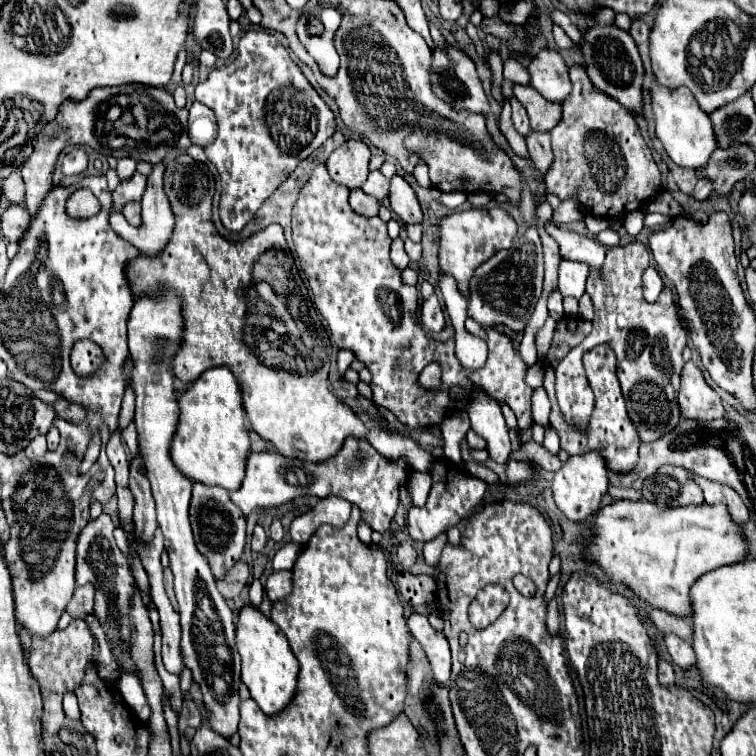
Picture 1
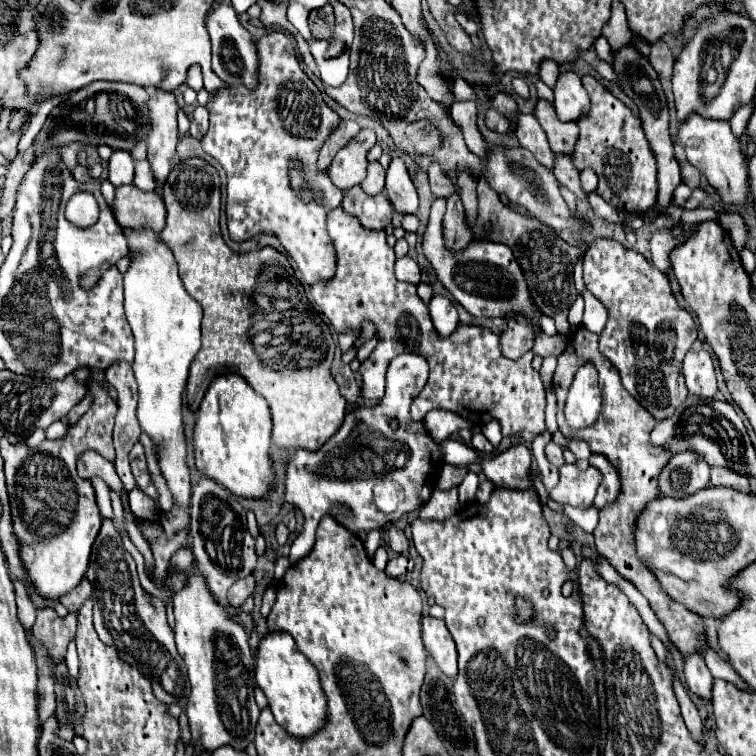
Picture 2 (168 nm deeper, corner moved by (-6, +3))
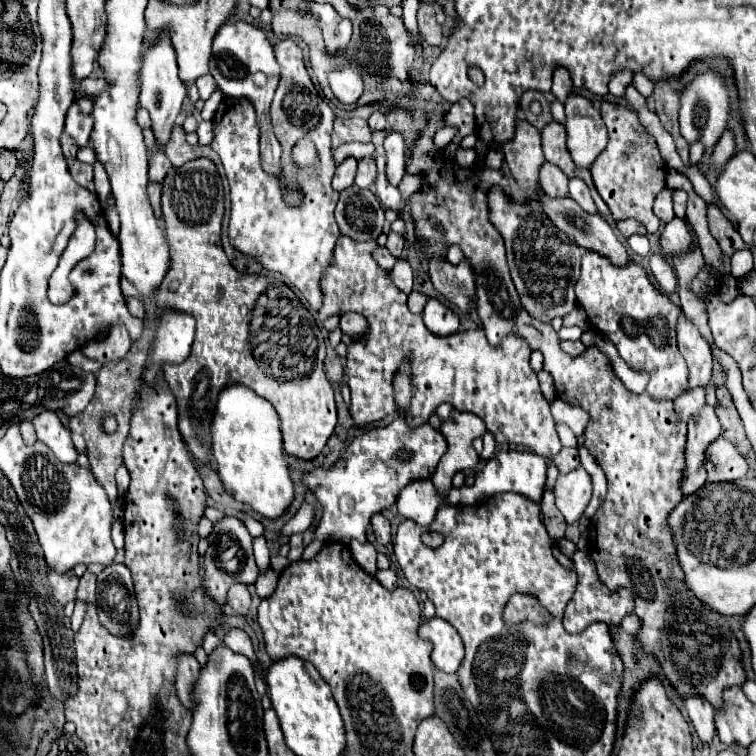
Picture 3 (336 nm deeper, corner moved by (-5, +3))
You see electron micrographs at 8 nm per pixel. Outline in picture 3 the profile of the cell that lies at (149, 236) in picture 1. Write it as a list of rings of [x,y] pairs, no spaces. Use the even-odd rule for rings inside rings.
[[[163,30],[159,32],[159,36],[155,38],[153,46],[143,54],[143,70],[141,70],[141,96],[139,96],[139,104],[143,108],[149,110],[151,120],[153,120],[153,132],[155,132],[155,140],[161,148],[165,148],[165,144],[169,142],[171,136],[171,128],[175,118],[181,112],[183,100],[187,96],[185,84],[181,82],[179,74],[177,74],[177,62],[175,62],[175,50],[173,44],[169,42],[169,32]]]

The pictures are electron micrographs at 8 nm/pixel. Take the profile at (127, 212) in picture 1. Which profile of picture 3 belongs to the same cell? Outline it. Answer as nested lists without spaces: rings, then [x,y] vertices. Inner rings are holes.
[[[149,182],[149,200],[153,206],[153,214],[157,216],[157,222],[161,222],[161,184]]]

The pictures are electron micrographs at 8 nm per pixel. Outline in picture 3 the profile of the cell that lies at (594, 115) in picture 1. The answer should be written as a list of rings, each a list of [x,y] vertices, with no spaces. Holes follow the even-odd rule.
[[[603,102],[603,120],[609,130],[609,144],[593,162],[591,174],[597,192],[609,206],[615,220],[633,218],[641,222],[649,234],[657,234],[661,220],[653,214],[651,206],[657,194],[665,188],[665,162],[659,154],[655,138],[639,122],[639,116],[619,104]]]

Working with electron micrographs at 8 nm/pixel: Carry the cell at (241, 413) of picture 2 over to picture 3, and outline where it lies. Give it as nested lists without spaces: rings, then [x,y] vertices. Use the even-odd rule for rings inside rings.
[[[229,386],[219,394],[211,424],[213,456],[227,492],[265,518],[279,518],[293,502],[293,482],[283,452],[281,422],[275,408],[245,386]]]

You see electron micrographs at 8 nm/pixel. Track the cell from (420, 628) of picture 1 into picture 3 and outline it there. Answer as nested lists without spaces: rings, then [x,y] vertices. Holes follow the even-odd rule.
[[[435,616],[419,626],[419,636],[433,642],[433,664],[447,674],[457,672],[463,658],[463,642],[457,630],[443,618]]]

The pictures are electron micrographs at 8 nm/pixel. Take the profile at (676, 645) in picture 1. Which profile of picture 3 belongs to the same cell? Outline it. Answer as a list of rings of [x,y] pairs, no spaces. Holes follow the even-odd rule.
[[[693,696],[693,698],[687,698],[685,700],[685,708],[689,712],[689,720],[699,736],[699,740],[703,744],[711,744],[713,742],[713,736],[715,736],[715,724],[713,724],[713,718],[715,718],[715,710],[709,708],[709,702],[703,700],[701,696]]]

